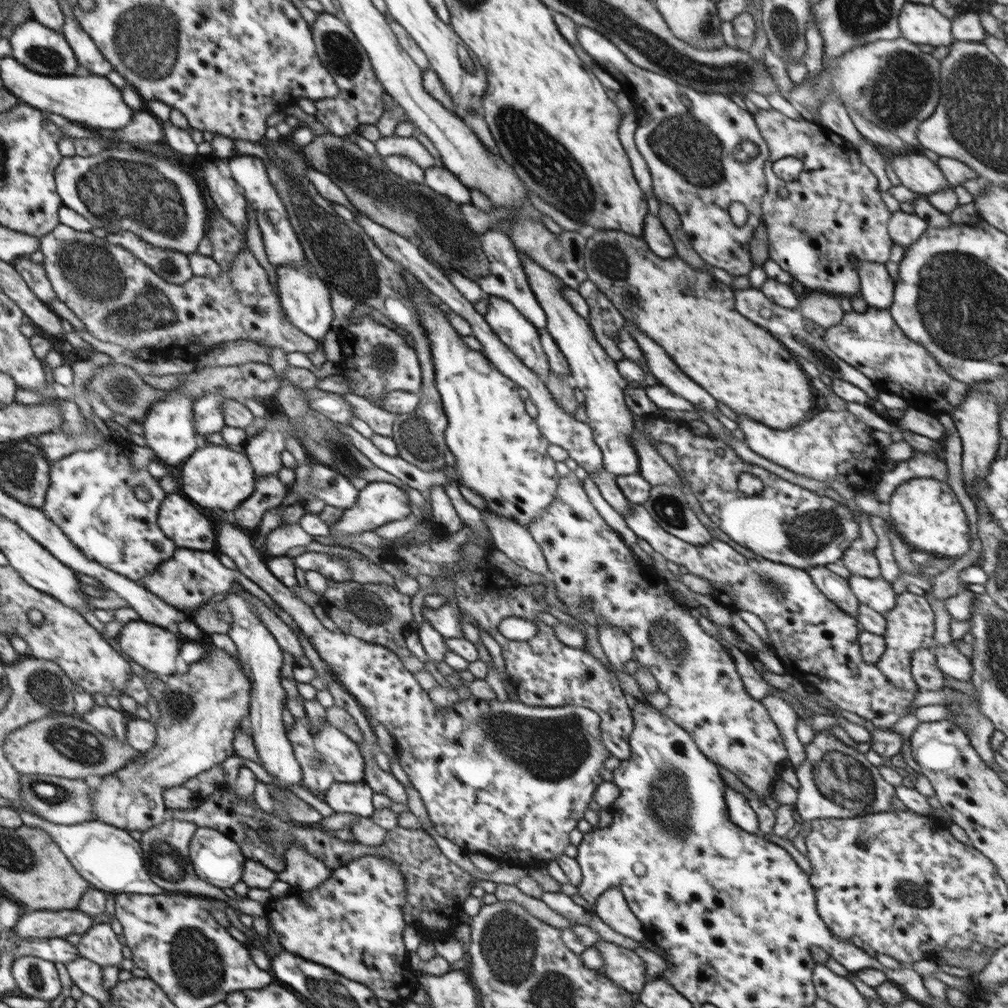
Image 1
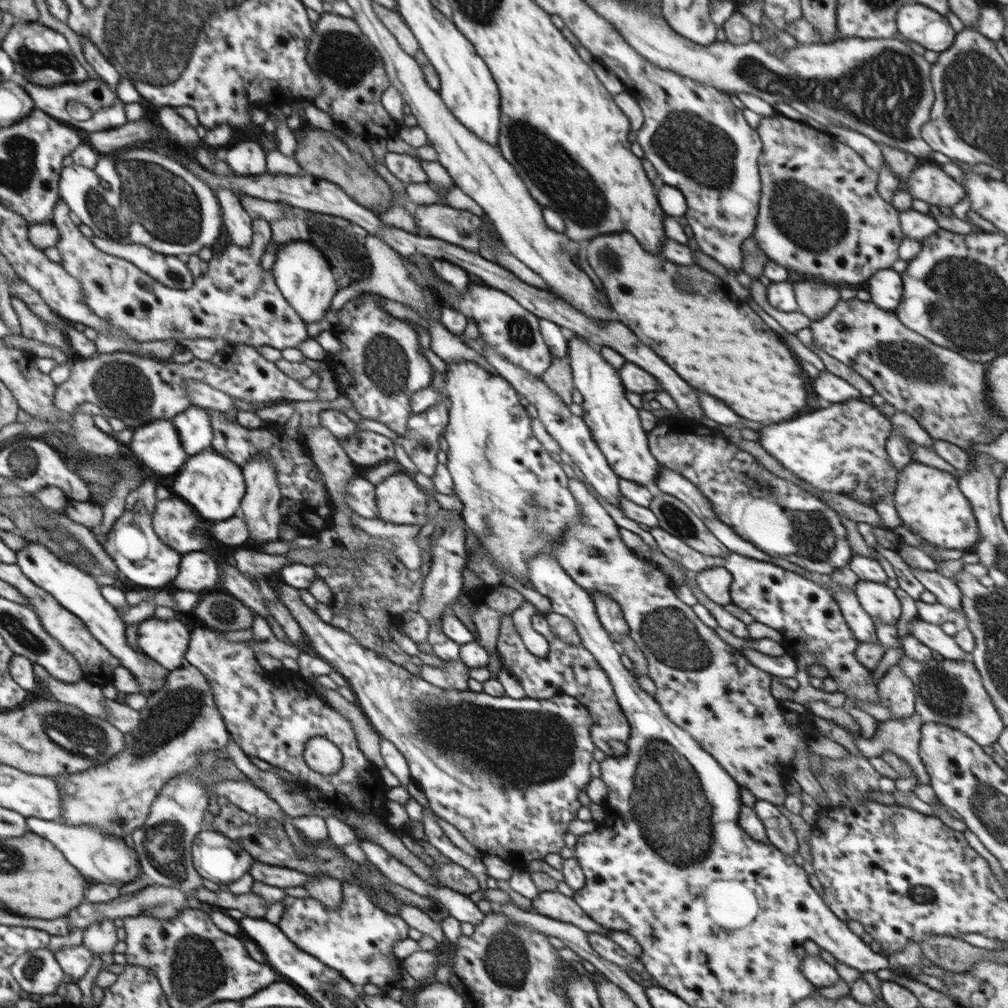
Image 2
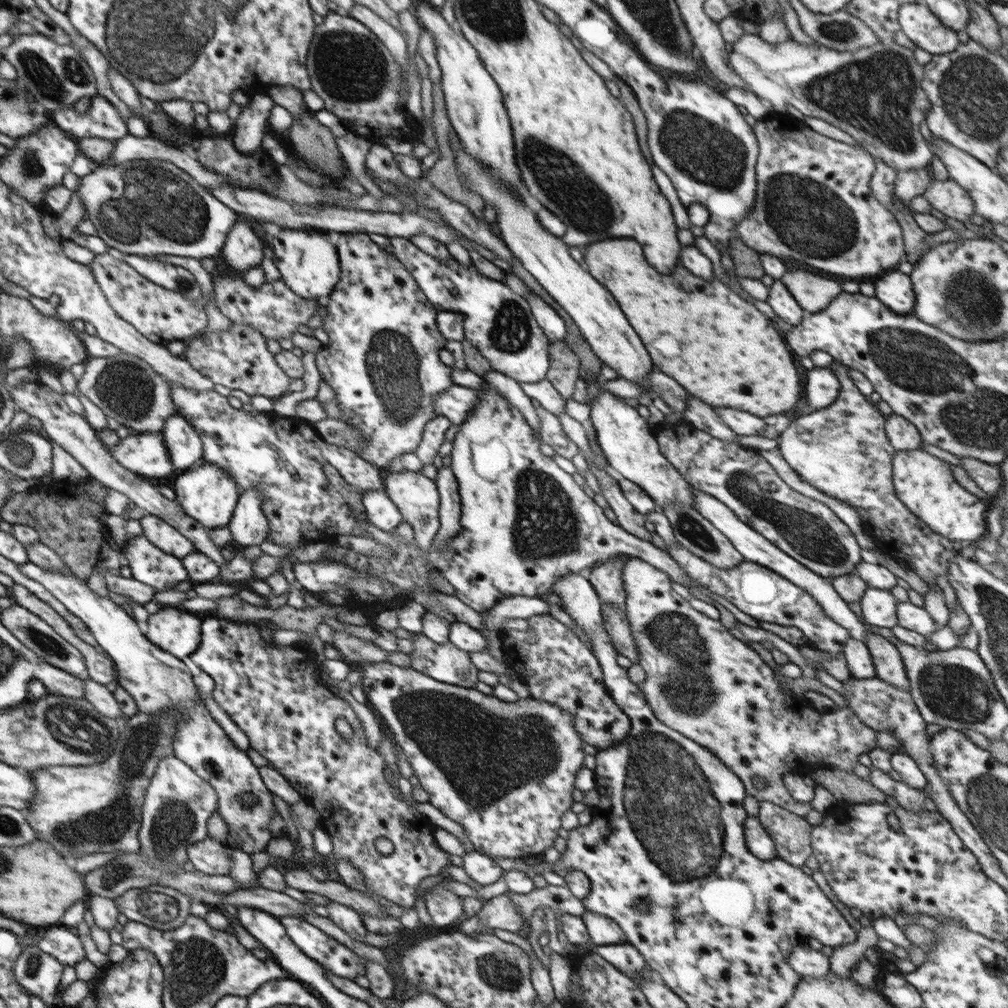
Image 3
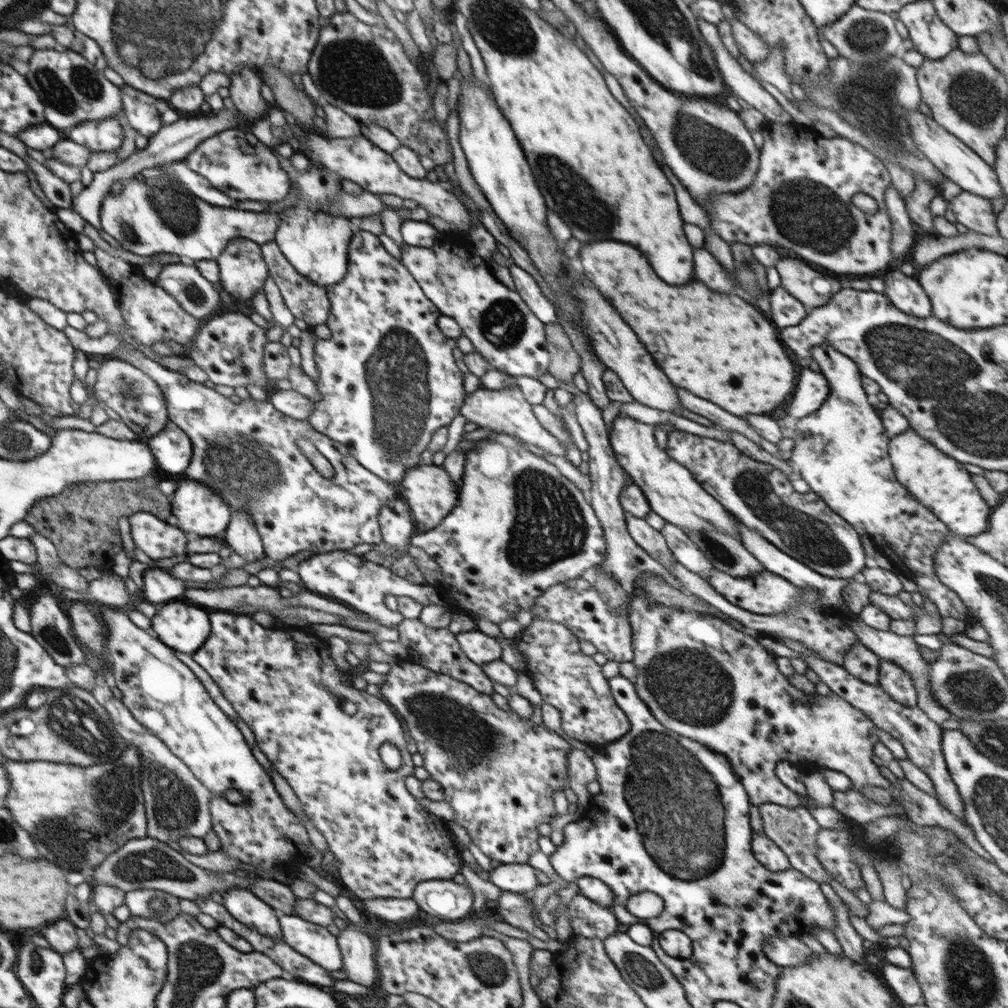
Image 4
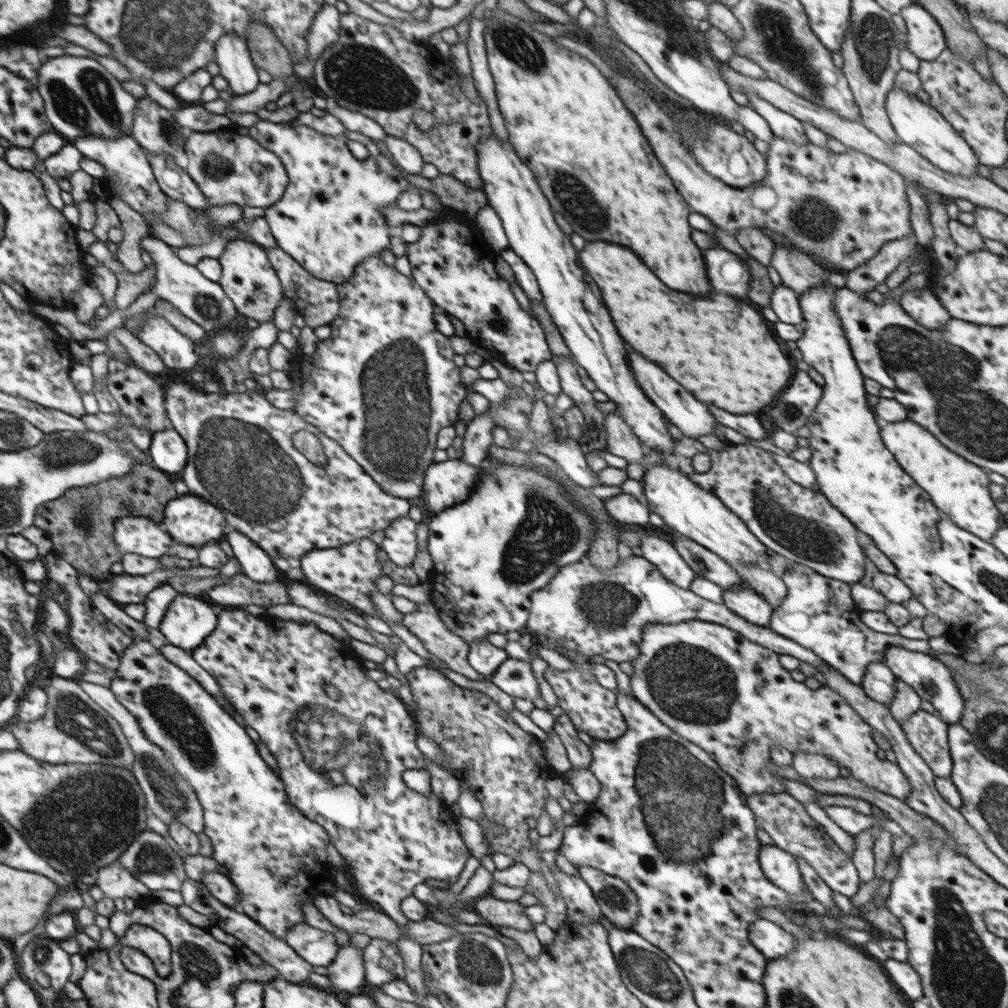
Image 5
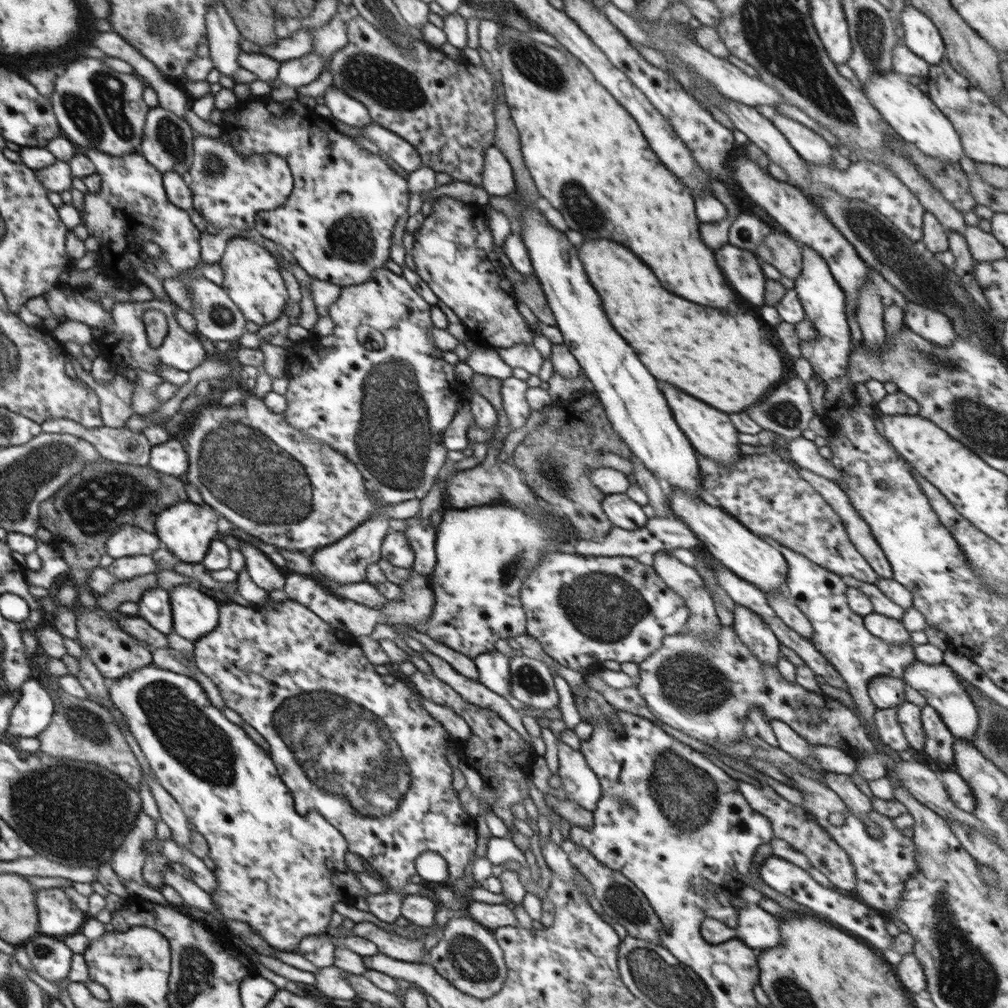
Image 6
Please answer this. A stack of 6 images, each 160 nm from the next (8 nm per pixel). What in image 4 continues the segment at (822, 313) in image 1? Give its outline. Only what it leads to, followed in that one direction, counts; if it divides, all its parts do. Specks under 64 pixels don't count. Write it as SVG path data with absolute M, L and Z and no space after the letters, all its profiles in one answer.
M780 258L775 267L781 276L781 286L807 309L826 305L830 297L842 288L840 279L812 269L800 258Z

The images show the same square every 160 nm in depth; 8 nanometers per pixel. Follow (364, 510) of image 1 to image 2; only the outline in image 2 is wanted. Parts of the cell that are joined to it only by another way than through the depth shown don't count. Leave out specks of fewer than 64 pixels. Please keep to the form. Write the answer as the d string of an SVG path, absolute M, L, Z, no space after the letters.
M394 473L376 486L379 518L401 525L426 524L429 496L414 481L413 475Z

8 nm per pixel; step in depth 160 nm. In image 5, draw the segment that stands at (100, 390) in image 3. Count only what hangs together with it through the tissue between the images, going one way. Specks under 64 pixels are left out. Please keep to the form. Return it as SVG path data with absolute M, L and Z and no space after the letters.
M128 365L124 371L109 373L106 387L113 402L118 402L114 403L118 406L117 412L129 416L132 426L153 433L170 427L171 422L165 409L165 392L156 384L151 374L136 365Z

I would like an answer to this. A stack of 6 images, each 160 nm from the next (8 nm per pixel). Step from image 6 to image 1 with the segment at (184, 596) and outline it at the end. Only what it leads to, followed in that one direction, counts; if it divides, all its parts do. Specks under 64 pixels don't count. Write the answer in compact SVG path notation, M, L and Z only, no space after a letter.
M142 619L127 622L116 637L134 662L166 679L176 672L176 656L184 641L177 631Z

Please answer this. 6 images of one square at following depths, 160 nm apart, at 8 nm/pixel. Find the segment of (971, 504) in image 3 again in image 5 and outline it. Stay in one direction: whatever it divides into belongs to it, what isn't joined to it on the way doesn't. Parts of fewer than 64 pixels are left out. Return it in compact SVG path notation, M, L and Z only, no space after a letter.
M906 418L895 423L881 423L881 438L898 464L921 486L939 511L948 515L954 524L990 541L1003 526L1001 512L992 500L988 470L966 460L963 456L948 451L931 432Z

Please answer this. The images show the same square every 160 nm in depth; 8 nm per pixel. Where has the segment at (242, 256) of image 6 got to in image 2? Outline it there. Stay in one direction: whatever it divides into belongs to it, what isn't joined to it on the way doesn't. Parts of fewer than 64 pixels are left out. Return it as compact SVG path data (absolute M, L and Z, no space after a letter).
M217 188L215 192L221 204L223 223L230 236L231 244L240 248L250 246L254 237L252 218L244 210L238 194L227 188Z

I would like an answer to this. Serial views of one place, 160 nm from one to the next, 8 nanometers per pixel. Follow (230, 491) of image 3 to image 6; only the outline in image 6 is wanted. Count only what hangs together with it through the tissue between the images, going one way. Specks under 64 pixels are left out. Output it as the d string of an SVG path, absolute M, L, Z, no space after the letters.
M191 501L180 502L163 510L156 519L155 533L163 547L182 562L201 563L206 556L210 543L221 537L216 521L220 514L206 505L198 505Z

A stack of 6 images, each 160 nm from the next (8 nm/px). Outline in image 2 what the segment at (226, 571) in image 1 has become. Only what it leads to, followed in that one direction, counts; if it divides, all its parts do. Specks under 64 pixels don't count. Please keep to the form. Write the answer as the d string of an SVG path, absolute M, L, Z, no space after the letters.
M186 552L181 555L179 573L172 583L178 590L188 590L202 596L215 592L221 577L221 569L208 553Z

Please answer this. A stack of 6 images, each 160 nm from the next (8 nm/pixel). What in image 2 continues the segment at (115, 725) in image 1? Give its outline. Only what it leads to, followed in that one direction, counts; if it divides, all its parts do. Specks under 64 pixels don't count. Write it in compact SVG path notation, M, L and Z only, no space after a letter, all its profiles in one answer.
M33 663L33 671L35 676L43 680L45 686L48 686L54 700L75 706L84 714L107 720L105 697L101 686L93 685L86 678L73 683L56 680L43 666L36 663Z

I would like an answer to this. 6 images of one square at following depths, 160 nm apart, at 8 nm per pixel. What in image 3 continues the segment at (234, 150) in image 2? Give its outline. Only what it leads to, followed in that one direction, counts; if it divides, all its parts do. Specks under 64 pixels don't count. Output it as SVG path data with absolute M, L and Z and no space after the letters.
M254 95L250 97L250 103L241 107L242 112L234 120L233 143L238 152L249 155L261 148L262 138L269 131L268 117L274 106L269 95Z

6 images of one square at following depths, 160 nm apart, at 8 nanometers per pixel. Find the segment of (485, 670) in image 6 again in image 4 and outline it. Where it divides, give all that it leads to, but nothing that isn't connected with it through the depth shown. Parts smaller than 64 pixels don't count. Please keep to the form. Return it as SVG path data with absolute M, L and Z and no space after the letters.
M466 631L455 635L461 649L474 664L486 664L501 658L501 644L483 632Z

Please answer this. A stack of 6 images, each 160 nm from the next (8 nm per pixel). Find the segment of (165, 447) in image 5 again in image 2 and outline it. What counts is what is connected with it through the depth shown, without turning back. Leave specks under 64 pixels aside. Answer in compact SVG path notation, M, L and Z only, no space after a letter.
M192 405L170 419L177 428L182 447L188 457L210 449L214 433L206 408Z

